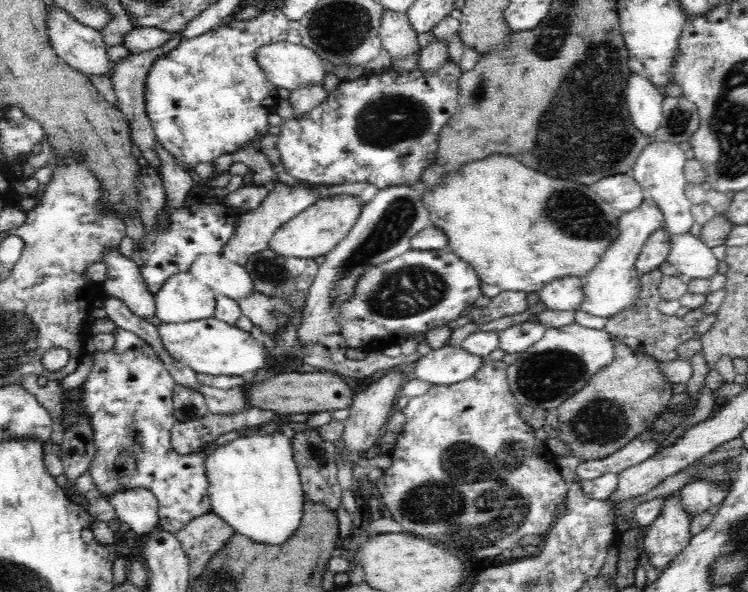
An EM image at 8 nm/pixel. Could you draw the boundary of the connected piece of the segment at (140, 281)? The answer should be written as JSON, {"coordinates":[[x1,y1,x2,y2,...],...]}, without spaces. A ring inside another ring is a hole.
{"coordinates":[[106,249,101,254,106,264,106,279,102,287,107,295,116,297,139,318,147,320,156,316,154,295,148,290,139,266,130,258,122,255,120,249]]}

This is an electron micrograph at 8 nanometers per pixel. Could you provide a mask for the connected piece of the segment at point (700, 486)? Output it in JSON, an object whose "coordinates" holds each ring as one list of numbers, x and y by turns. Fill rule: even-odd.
{"coordinates":[[692,481,678,491,684,511,690,516,694,516,706,511,710,506,719,506,726,498,732,483,732,481,723,483]]}

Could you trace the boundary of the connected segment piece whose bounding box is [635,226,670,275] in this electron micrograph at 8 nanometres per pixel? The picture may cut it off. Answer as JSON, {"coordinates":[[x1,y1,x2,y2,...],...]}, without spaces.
{"coordinates":[[663,226,648,236,648,240,642,246,640,254,636,259,636,270,640,275,652,272,659,268,662,262,667,260,669,251,669,238,665,234]]}

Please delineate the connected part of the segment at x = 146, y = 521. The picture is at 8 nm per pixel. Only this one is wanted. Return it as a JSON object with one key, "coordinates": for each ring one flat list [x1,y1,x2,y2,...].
{"coordinates":[[127,488,113,492,107,501,116,510,121,522,126,522,136,534,148,534,159,524,159,502,146,488]]}

